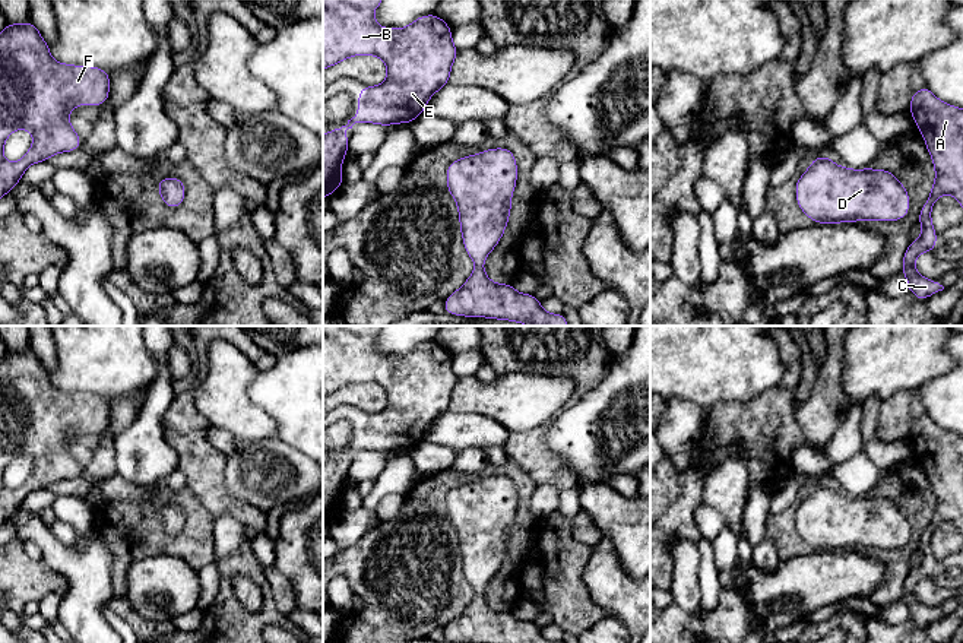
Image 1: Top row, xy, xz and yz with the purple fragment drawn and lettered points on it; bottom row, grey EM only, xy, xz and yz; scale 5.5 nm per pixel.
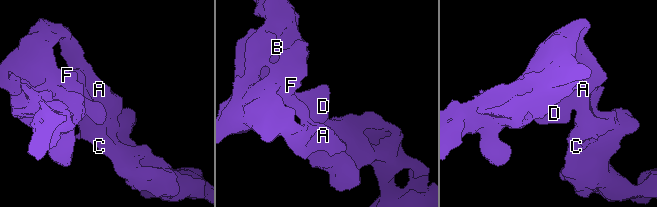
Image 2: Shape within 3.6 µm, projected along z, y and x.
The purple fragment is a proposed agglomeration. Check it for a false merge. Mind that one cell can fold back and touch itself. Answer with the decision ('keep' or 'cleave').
keep

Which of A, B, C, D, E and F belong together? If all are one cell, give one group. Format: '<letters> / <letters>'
A B C D E F

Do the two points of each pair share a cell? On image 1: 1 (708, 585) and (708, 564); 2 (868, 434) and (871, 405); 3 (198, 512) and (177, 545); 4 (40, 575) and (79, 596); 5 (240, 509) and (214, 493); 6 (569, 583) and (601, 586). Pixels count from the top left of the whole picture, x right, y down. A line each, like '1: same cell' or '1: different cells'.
1: same cell
2: same cell
3: same cell
4: different cells
5: same cell
6: different cells

